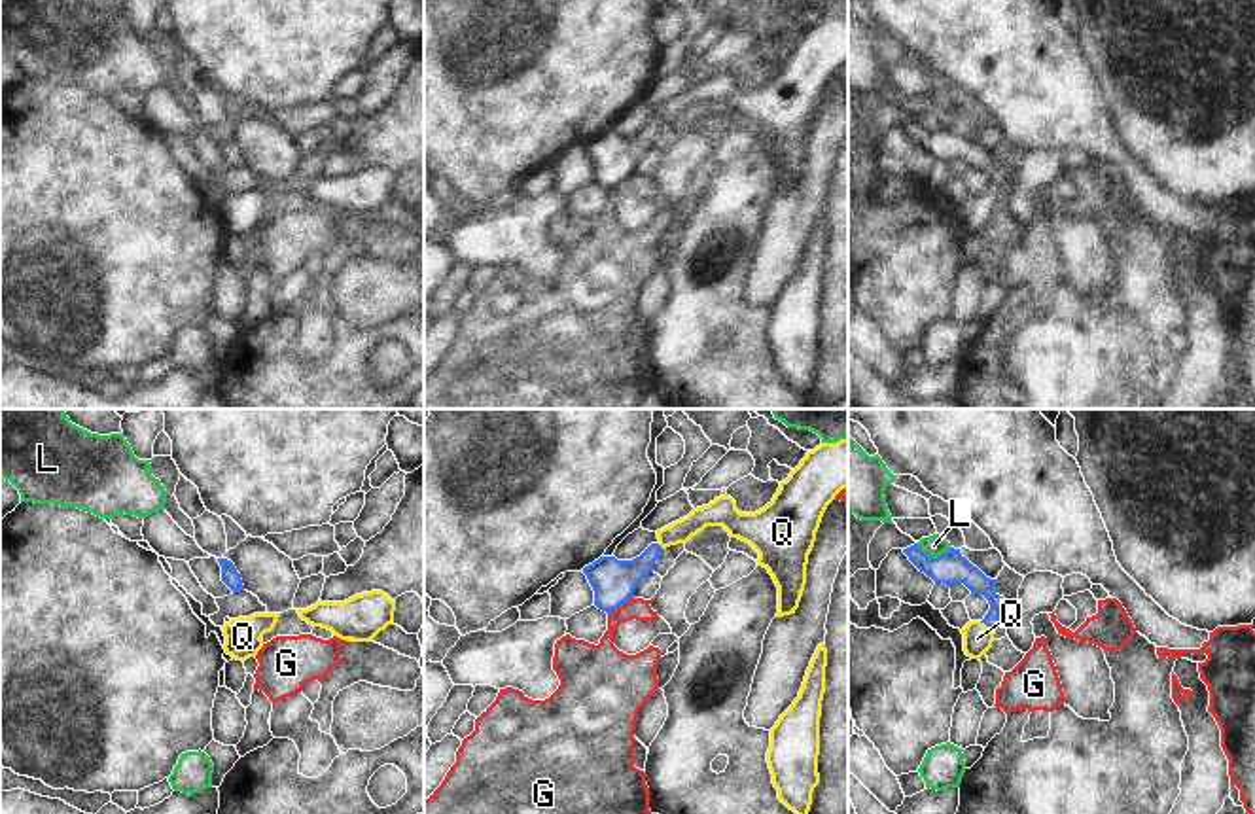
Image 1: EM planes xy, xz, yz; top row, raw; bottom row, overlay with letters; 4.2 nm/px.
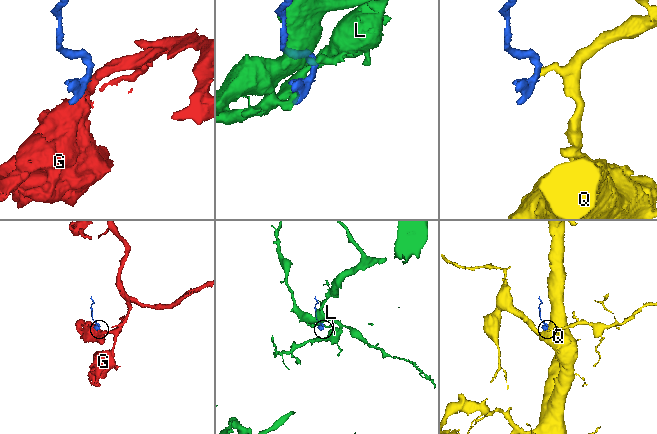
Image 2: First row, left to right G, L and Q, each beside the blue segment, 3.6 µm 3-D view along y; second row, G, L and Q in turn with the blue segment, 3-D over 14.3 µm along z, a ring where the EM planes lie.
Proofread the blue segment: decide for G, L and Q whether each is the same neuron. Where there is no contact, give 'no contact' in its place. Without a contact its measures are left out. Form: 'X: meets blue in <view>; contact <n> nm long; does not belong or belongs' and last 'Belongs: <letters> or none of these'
G: meets blue in xz; contact 130 nm long; does not belong
L: meets blue in yz; contact 150 nm long; does not belong
Q: meets blue in yz; contact 80 nm long; belongs
Belongs: Q

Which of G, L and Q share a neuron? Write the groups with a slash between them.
G / L / Q

